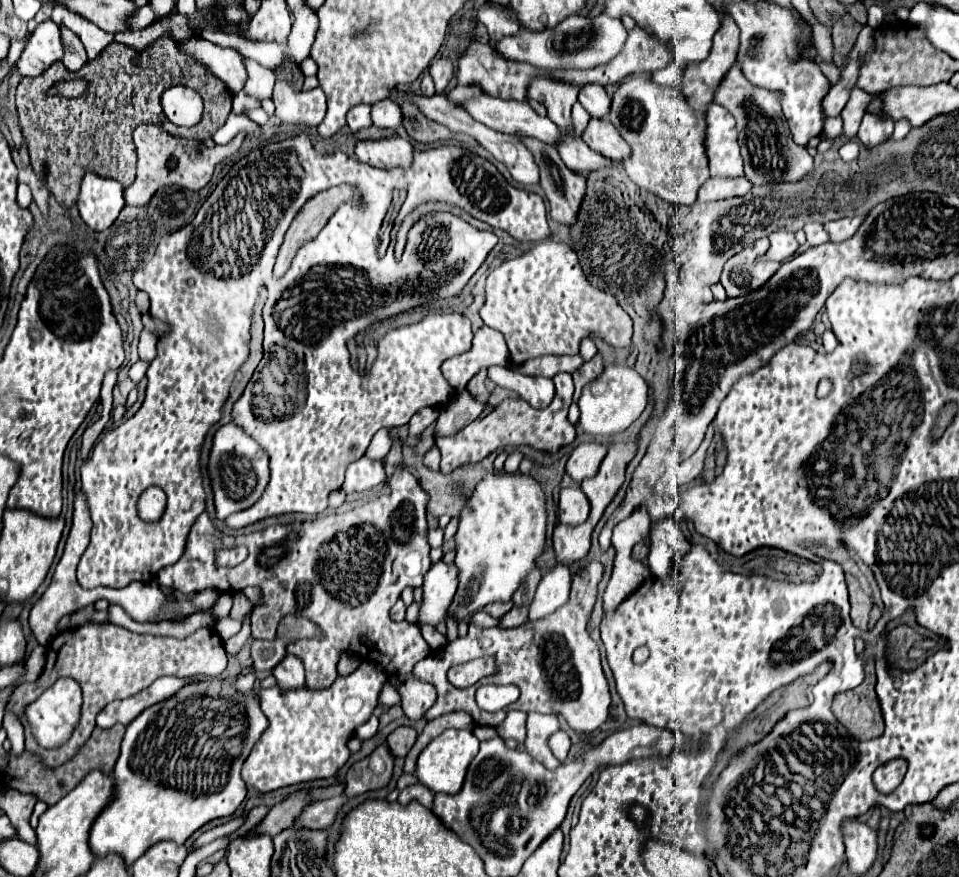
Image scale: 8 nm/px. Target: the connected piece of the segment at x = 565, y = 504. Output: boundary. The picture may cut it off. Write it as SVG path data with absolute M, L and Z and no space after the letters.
M580 487L562 489L558 499L558 523L564 525L580 525L586 521L590 511L590 503Z

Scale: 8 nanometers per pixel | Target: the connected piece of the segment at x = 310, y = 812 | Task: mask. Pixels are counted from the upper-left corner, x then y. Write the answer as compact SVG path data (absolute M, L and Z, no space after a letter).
M332 797L332 799L316 801L304 809L304 813L298 817L296 825L308 827L308 829L326 829L334 823L342 805L344 805L344 797Z

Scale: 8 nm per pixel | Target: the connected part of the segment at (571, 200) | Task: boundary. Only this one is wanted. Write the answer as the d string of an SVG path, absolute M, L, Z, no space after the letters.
M524 137L522 143L530 149L530 153L532 153L534 159L536 159L536 165L540 167L540 187L542 187L544 195L548 197L548 201L550 201L550 215L552 215L552 219L554 219L556 223L560 223L560 225L566 225L566 227L574 225L574 223L578 221L576 217L578 217L582 199L584 199L584 195L586 195L586 181L584 181L584 177L580 177L578 173L570 171L570 169L562 163L562 159L558 157L556 147L548 145L548 143L542 143L542 141L538 141L538 139L530 139L530 137Z

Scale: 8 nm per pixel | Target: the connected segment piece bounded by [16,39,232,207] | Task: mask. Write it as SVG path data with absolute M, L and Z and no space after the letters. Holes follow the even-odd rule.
M160 39L142 53L136 53L134 49L120 43L112 43L94 61L88 61L80 71L70 73L62 63L54 63L40 77L24 77L16 91L18 121L28 143L32 167L36 173L44 175L48 191L56 197L56 201L64 203L64 207L76 203L80 181L86 171L116 179L124 187L134 181L136 149L132 131L138 123L158 123L170 135L204 141L210 139L212 133L226 123L232 109L230 105L232 95L224 89L224 85L214 79L202 65L196 65L192 59L180 53L172 39ZM70 79L84 79L88 83L86 93L76 99L46 95L46 89ZM174 85L188 85L202 95L204 115L198 125L176 127L164 119L160 109L160 95Z

